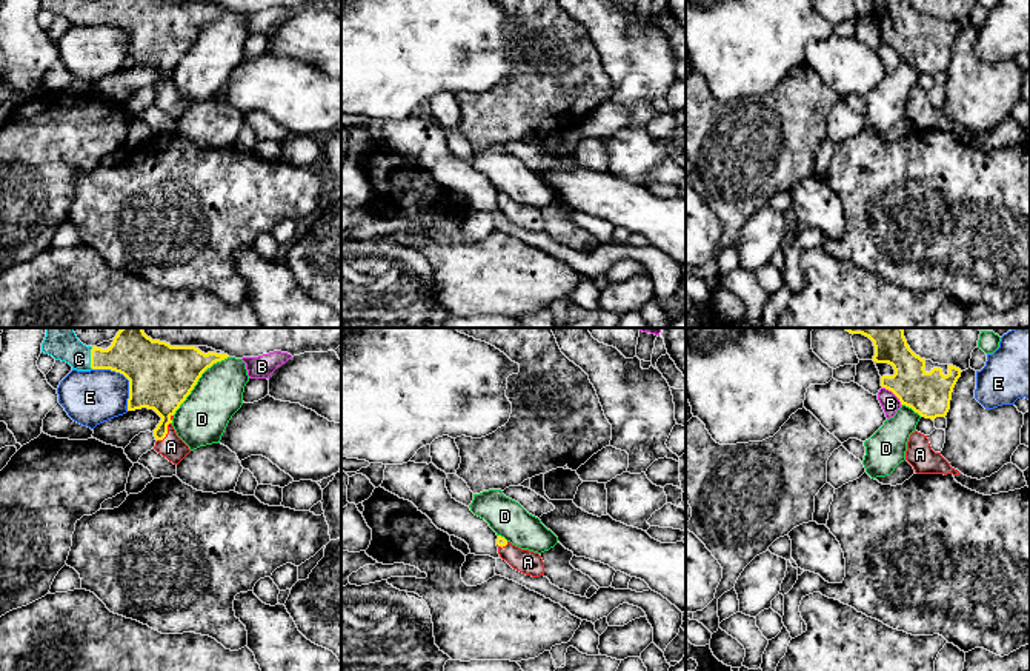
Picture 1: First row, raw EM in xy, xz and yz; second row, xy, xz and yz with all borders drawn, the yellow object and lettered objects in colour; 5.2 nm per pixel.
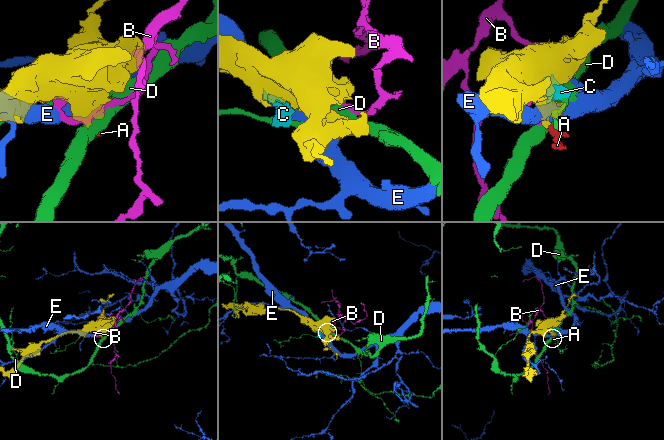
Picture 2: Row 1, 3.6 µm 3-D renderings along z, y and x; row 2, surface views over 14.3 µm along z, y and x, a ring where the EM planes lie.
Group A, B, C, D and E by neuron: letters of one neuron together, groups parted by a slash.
A C / B / D / E

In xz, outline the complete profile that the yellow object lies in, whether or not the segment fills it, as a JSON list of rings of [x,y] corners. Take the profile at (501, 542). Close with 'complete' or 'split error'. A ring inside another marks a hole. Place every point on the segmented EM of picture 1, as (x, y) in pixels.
[[[501,536],[497,539],[497,546],[500,557],[513,569],[532,577],[544,576],[544,562],[538,552],[521,549]]] | split error

